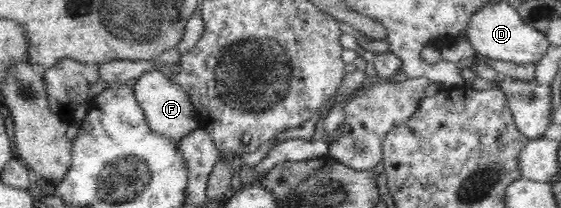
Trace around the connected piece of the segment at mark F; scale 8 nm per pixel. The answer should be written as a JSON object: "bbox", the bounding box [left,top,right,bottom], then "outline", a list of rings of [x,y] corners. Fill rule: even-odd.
{"bbox":[133,70,202,141],"outline":[[[153,70],[144,72],[133,82],[135,94],[139,97],[139,102],[143,104],[151,126],[156,131],[160,131],[164,135],[170,135],[172,139],[177,141],[189,136],[195,129],[202,128],[201,114],[195,106],[191,94],[183,88],[183,84],[179,84],[174,76],[169,77],[161,70]]]}

